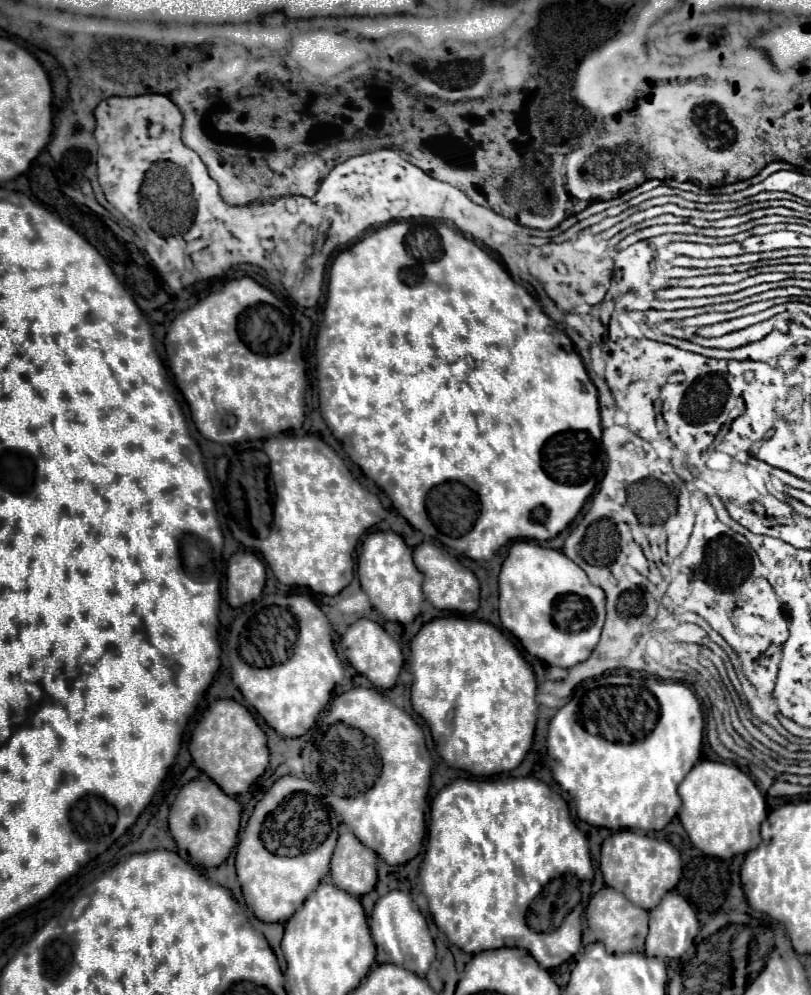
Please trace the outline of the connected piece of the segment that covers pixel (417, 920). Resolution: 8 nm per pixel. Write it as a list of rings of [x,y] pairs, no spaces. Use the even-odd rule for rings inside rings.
[[[399,889],[389,891],[387,895],[383,895],[371,913],[369,919],[369,927],[371,927],[371,935],[377,947],[381,947],[391,959],[391,963],[413,971],[419,977],[425,977],[433,959],[435,959],[435,943],[429,935],[429,927],[427,927],[427,919],[423,917],[423,913],[419,911],[419,907],[411,901],[411,897]]]

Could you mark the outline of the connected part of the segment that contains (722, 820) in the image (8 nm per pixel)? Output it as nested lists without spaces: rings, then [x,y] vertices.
[[[699,761],[687,777],[679,785],[679,795],[681,795],[681,809],[679,809],[679,821],[683,829],[687,831],[691,843],[701,849],[709,857],[719,857],[719,859],[729,859],[739,853],[747,853],[755,849],[761,843],[759,835],[759,825],[767,817],[767,805],[765,796],[757,789],[757,785],[747,777],[736,765],[727,763],[713,763],[713,761]]]

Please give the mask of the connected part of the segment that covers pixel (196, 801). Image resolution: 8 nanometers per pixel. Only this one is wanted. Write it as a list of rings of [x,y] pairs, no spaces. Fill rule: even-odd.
[[[201,775],[179,789],[177,799],[173,801],[169,811],[169,831],[177,847],[189,853],[193,865],[217,867],[229,857],[231,849],[237,845],[239,819],[241,805],[233,797],[225,795],[209,777]],[[197,783],[205,783],[205,787],[201,789]]]

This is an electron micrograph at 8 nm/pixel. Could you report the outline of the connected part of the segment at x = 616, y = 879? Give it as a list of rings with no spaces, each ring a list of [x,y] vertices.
[[[621,829],[609,835],[601,845],[601,873],[607,887],[613,887],[615,891],[623,893],[631,903],[651,911],[655,905],[659,905],[661,897],[671,891],[681,879],[681,857],[679,851],[666,839],[658,839],[640,830]]]

